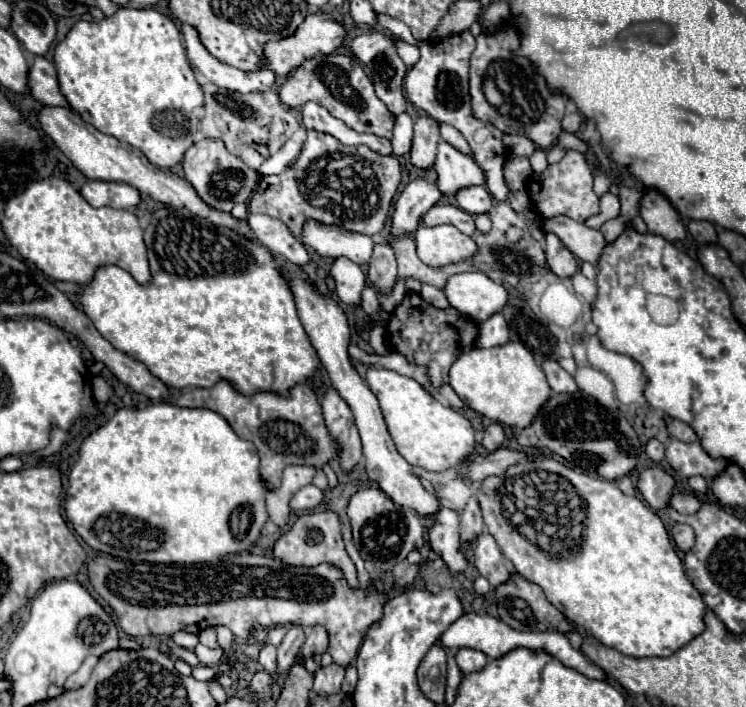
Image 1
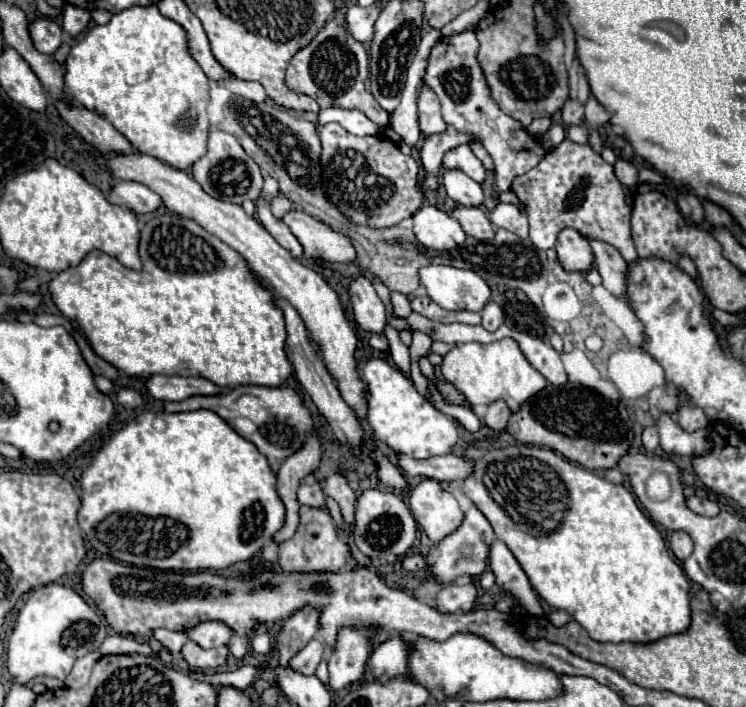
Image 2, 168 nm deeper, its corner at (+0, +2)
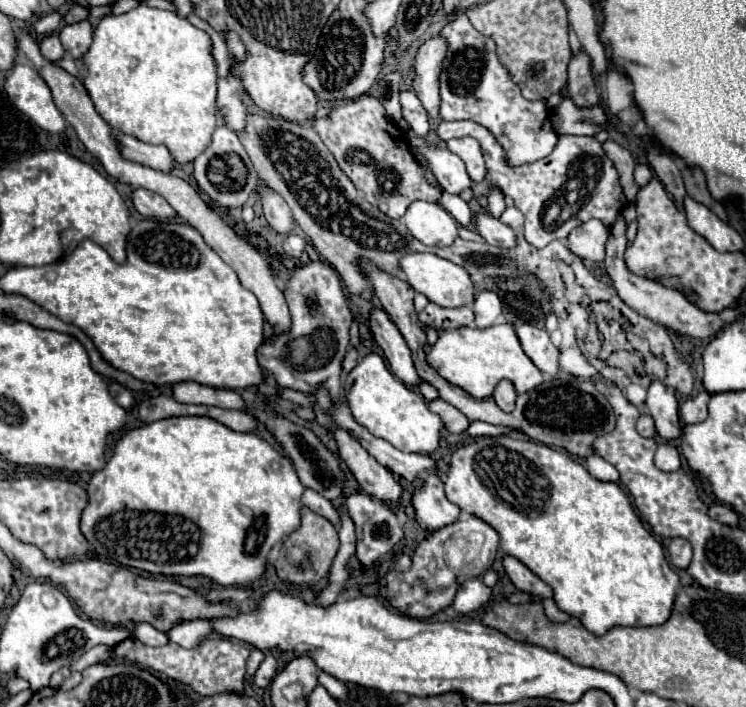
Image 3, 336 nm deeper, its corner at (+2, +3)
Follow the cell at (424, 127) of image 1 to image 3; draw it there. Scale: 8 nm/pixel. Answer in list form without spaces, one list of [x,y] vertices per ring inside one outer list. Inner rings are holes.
[[[441,37],[425,41],[415,57],[413,89],[431,119],[439,119],[439,73],[445,57],[445,43]]]

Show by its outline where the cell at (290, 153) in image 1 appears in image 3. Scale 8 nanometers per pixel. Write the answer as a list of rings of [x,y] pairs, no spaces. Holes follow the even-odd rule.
[[[295,233],[287,235],[285,241],[283,241],[283,249],[285,249],[285,253],[287,253],[289,257],[293,257],[293,259],[299,259],[299,257],[301,257],[303,247],[305,247],[305,239],[301,239],[301,237],[295,235]]]

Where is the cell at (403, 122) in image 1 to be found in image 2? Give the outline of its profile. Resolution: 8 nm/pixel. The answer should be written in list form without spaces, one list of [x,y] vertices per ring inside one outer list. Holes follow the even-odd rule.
[[[435,28],[423,36],[419,50],[417,50],[417,56],[415,56],[413,64],[409,66],[409,74],[407,74],[407,82],[405,82],[405,88],[401,94],[401,102],[399,102],[397,110],[391,114],[391,126],[409,146],[415,146],[421,138],[419,120],[417,120],[417,90],[423,84],[421,78],[425,76],[429,52],[439,40],[441,40],[441,32]]]

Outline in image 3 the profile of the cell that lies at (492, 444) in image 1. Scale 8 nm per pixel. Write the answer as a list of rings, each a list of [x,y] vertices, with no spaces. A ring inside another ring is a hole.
[[[505,379],[499,381],[499,385],[495,387],[495,393],[493,393],[493,399],[495,399],[495,403],[499,405],[499,409],[505,411],[505,413],[513,411],[513,407],[515,407],[515,397],[517,397],[517,393],[515,393],[511,381],[505,381]]]

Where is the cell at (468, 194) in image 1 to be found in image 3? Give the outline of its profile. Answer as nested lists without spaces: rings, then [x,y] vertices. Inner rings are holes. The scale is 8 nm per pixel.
[[[409,131],[409,139],[419,149],[419,153],[427,159],[435,177],[439,179],[441,187],[447,193],[459,195],[463,193],[463,189],[471,187],[473,181],[465,171],[465,163],[457,155],[453,155],[445,145],[429,145],[425,139],[415,137],[411,131]]]

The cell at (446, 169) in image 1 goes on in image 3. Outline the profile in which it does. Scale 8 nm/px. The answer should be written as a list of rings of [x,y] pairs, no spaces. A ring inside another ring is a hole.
[[[471,137],[451,139],[451,141],[447,141],[447,149],[451,149],[457,157],[463,159],[463,163],[467,167],[467,173],[469,173],[469,177],[475,183],[485,179],[487,169],[485,169],[485,161],[483,161],[481,147],[479,147],[479,143],[475,139],[471,139]]]

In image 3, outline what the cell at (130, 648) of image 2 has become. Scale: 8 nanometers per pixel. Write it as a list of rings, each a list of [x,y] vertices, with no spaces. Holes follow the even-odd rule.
[[[97,645],[97,647],[89,649],[79,661],[75,661],[75,663],[71,665],[71,669],[73,669],[73,671],[83,671],[83,669],[87,669],[89,665],[109,661],[111,655],[113,655],[113,649],[111,649],[109,645]]]

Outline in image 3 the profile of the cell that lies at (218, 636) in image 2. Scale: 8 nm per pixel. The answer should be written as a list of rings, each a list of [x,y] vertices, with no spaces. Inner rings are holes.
[[[197,619],[197,621],[183,621],[183,623],[175,625],[167,633],[167,637],[185,649],[193,649],[195,645],[201,645],[211,633],[213,633],[211,621]]]

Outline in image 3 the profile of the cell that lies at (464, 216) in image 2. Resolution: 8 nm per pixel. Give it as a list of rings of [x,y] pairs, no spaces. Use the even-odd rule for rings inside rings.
[[[475,213],[473,225],[477,233],[491,245],[497,247],[513,247],[515,245],[515,233],[511,227],[503,225],[499,219],[491,217],[491,213]]]

